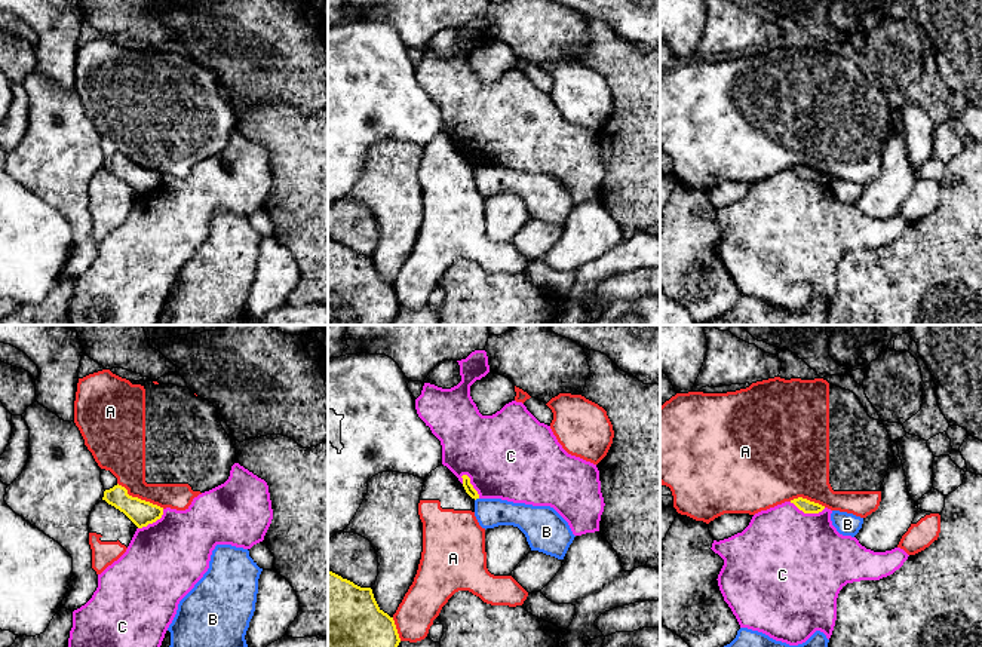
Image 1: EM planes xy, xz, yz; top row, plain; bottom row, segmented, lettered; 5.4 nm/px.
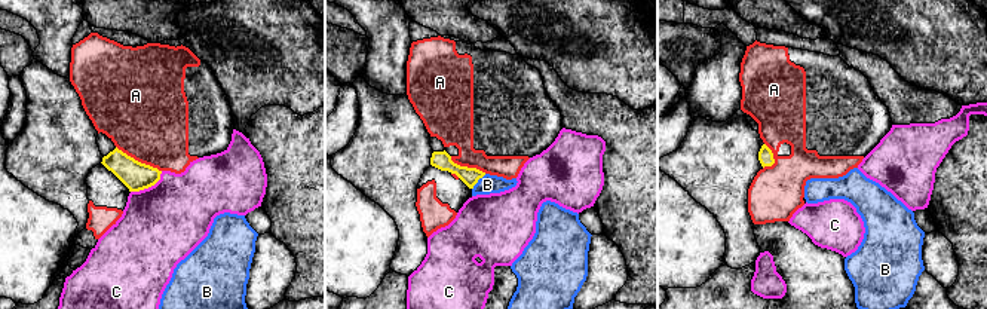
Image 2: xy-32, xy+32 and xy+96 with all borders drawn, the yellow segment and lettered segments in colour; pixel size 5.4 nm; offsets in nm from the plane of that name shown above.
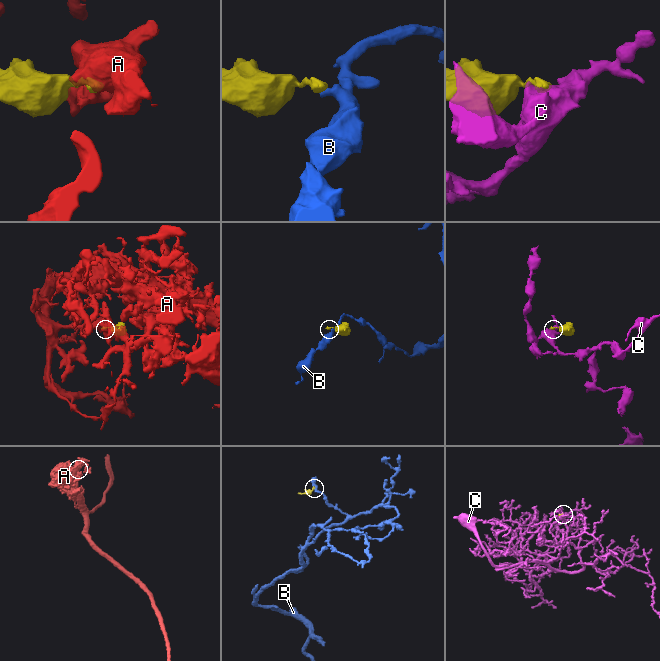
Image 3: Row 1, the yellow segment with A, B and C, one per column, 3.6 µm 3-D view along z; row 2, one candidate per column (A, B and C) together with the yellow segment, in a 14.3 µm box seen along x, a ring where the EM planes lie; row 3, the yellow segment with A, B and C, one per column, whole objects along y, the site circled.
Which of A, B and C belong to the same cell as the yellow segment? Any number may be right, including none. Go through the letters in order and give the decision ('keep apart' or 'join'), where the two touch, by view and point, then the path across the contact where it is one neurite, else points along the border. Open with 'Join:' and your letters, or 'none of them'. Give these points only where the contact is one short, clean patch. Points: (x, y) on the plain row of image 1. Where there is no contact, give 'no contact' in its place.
Join: none of them
A: keep apart | xy (140, 166)
B: keep apart | xz (476, 165) | along xz (478, 165), (475, 168)
C: keep apart | xz (472, 153) | along xz (463, 141), (469, 146), (479, 165)

